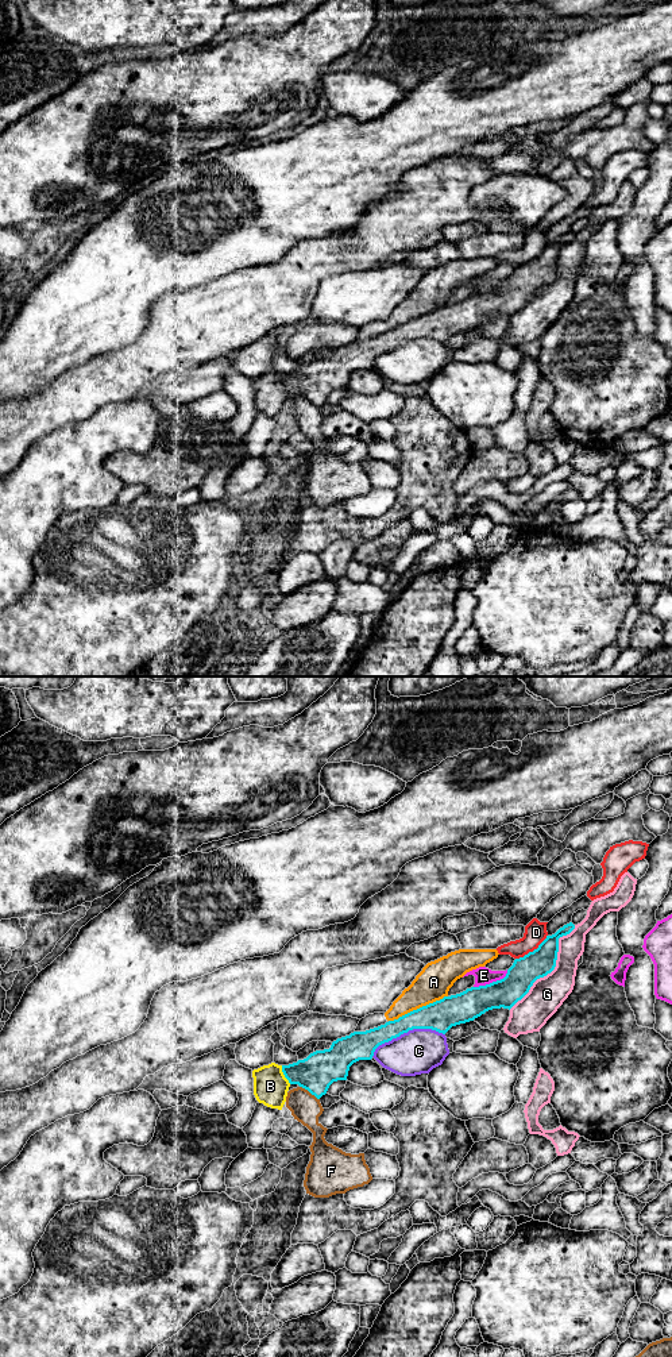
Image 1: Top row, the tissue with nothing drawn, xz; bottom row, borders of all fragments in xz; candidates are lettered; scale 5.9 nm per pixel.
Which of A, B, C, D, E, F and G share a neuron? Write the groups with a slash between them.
A / B / C / D / E / F / G

